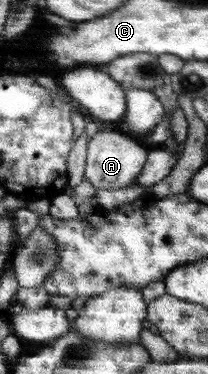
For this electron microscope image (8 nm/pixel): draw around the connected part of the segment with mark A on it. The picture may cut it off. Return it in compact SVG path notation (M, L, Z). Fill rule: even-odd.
M98 126L96 134L87 142L87 160L84 178L98 189L115 189L131 187L143 170L148 157L148 148L126 132Z

